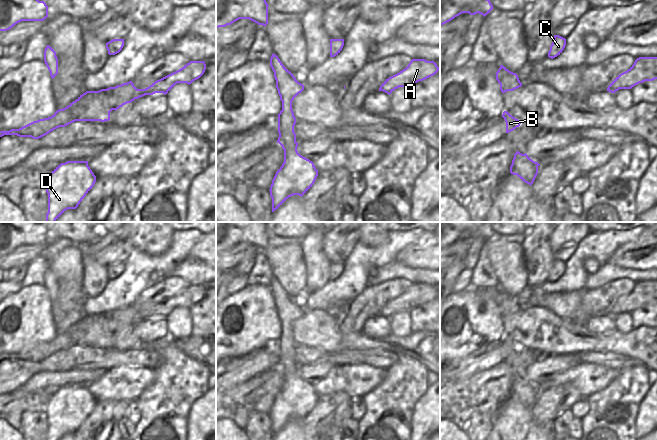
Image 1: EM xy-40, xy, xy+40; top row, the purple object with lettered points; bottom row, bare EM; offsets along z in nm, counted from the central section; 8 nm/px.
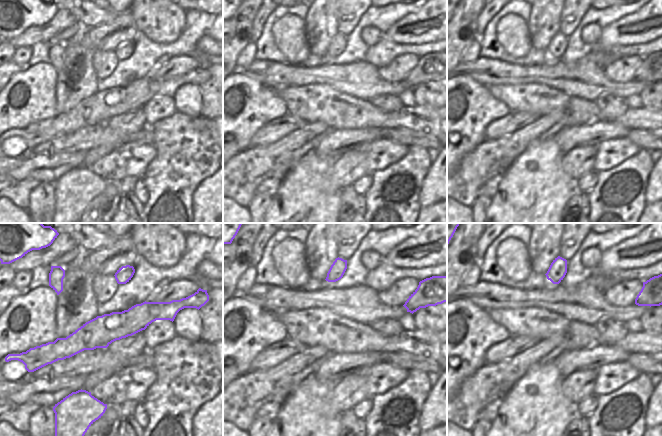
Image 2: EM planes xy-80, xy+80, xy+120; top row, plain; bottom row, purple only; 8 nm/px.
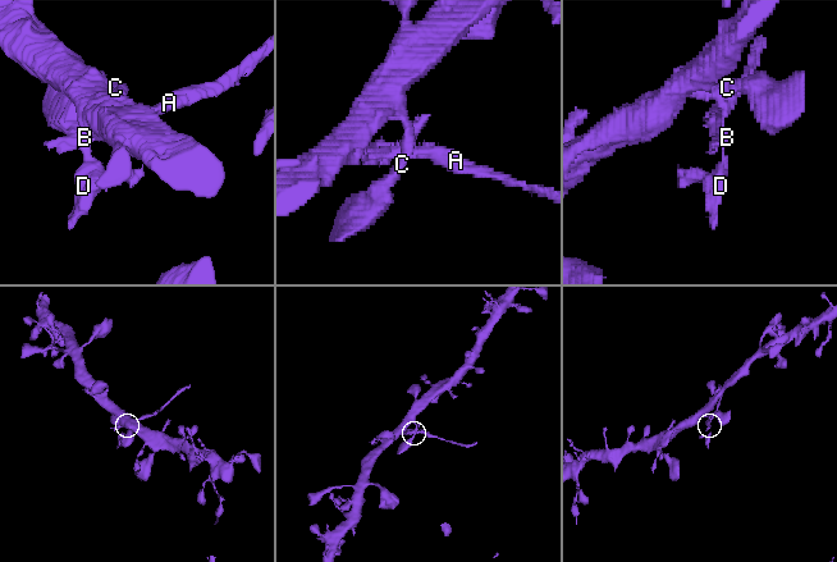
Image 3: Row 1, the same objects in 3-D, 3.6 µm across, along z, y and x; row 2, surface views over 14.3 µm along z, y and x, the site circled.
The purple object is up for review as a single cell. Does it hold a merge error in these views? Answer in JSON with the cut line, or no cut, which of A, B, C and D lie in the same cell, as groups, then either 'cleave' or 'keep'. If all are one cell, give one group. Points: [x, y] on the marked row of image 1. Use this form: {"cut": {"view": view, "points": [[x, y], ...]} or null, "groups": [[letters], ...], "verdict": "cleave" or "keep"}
{"cut": {"view": "xy", "points": [[291, 100], [282, 101]]}, "groups": [["A", "B", "D"], ["C"]], "verdict": "cleave"}

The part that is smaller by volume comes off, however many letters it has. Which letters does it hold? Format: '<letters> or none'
A, B, D

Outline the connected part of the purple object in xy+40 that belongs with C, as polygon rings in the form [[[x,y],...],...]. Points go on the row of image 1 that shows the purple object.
[[[554,35],[554,40],[550,46],[548,57],[551,59],[557,57],[562,53],[565,46],[566,46],[566,39],[559,35]]]

